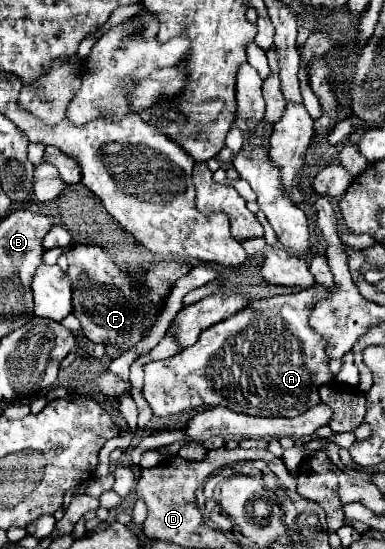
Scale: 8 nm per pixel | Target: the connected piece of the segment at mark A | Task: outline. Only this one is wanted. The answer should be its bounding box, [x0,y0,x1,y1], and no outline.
[142,286,332,416]

